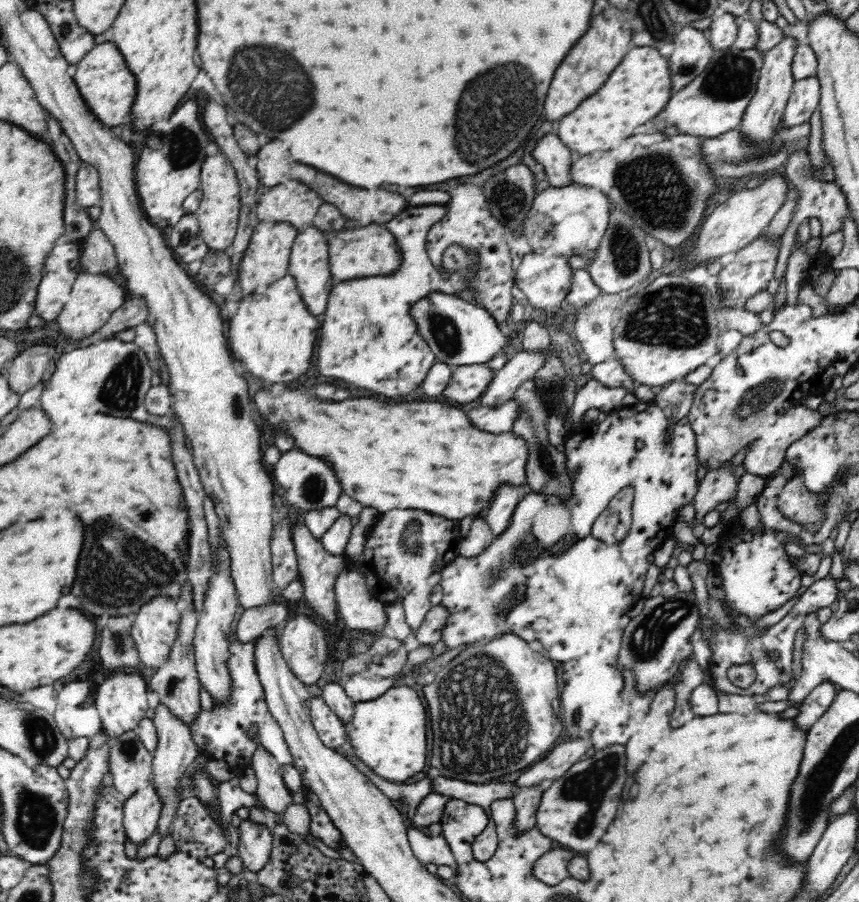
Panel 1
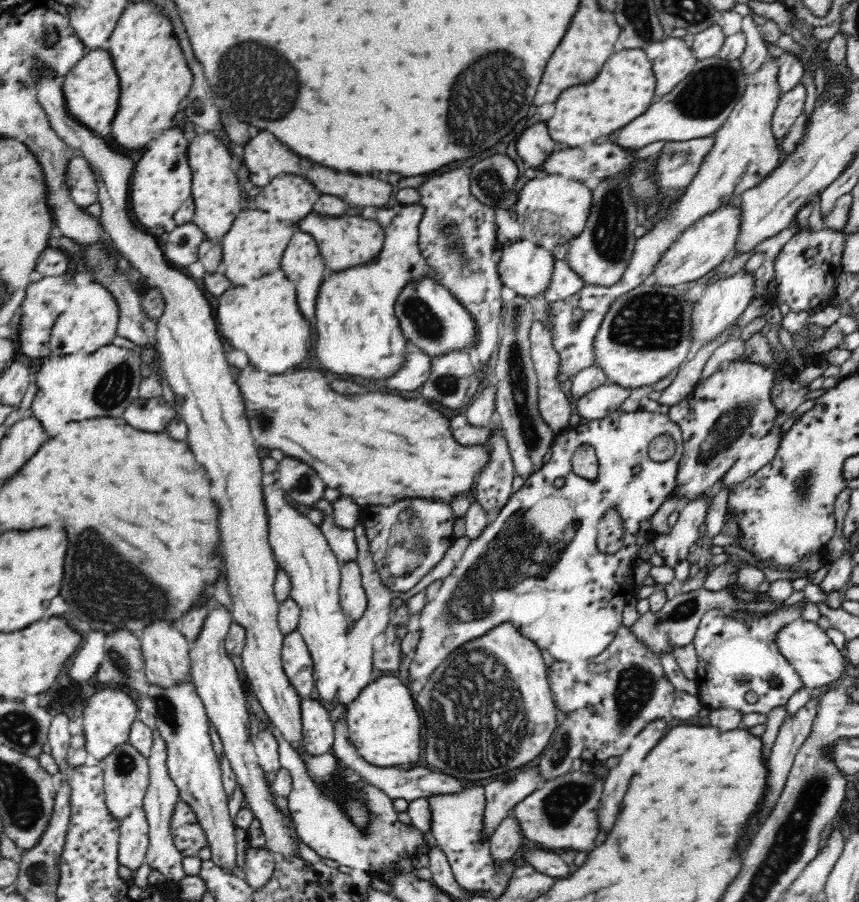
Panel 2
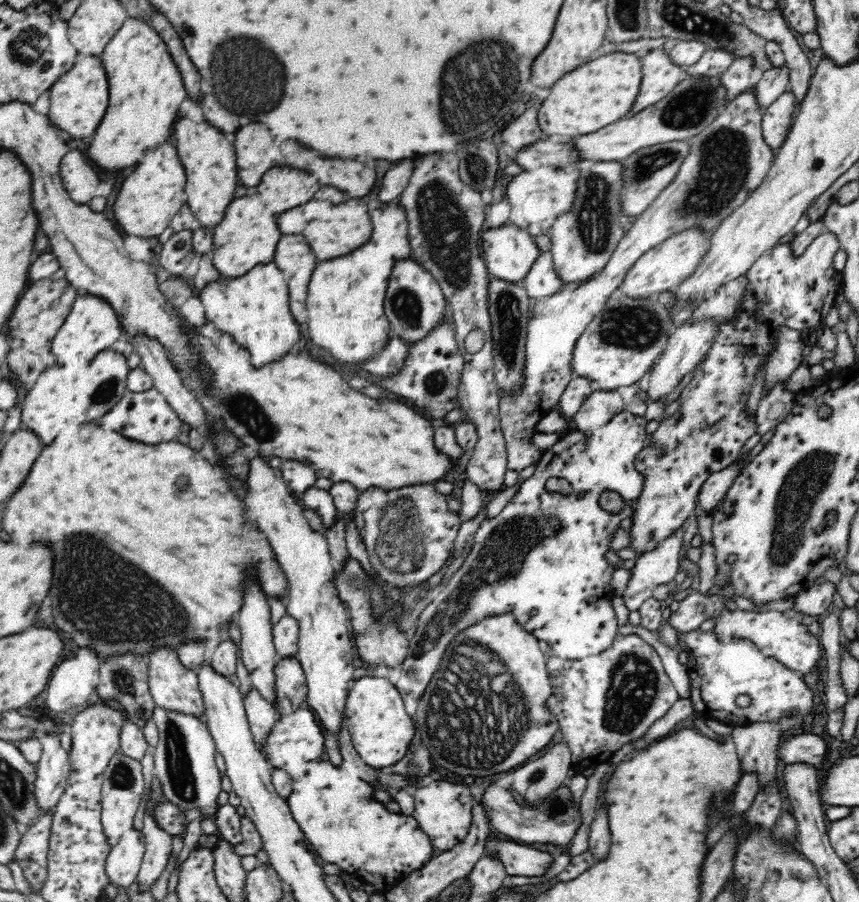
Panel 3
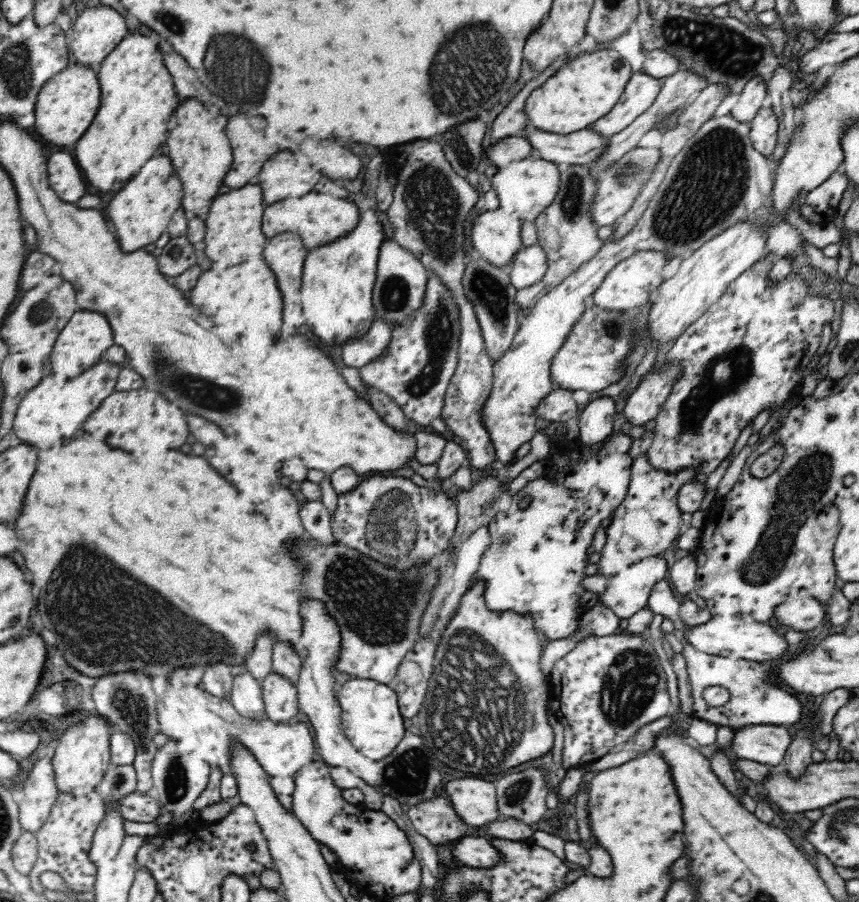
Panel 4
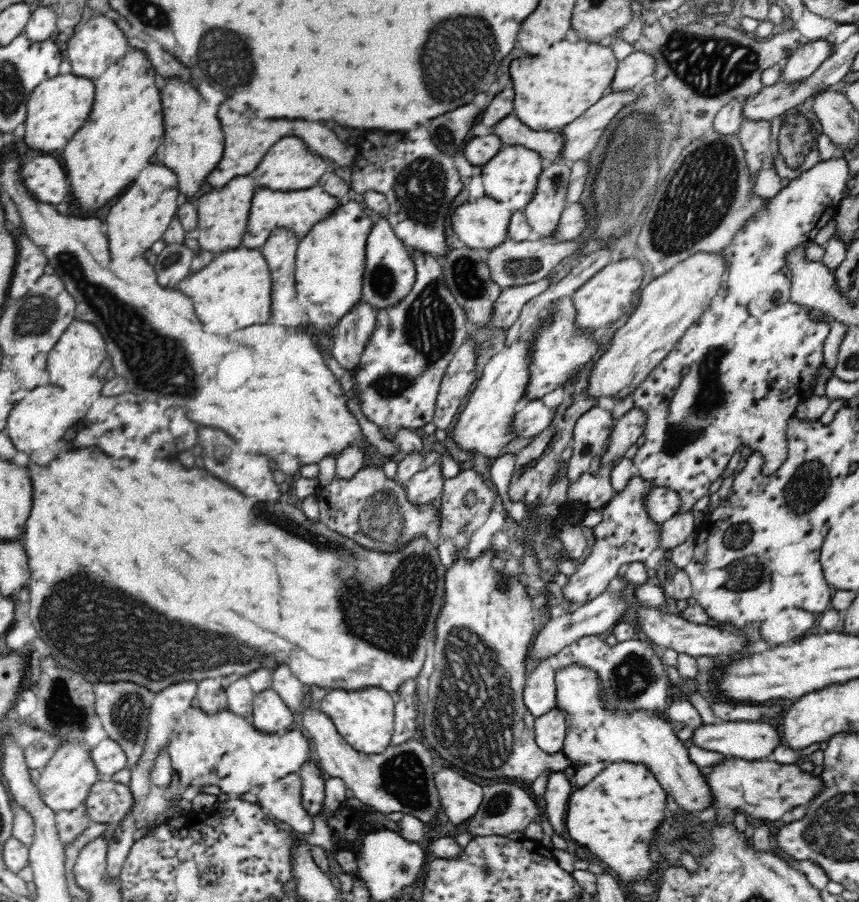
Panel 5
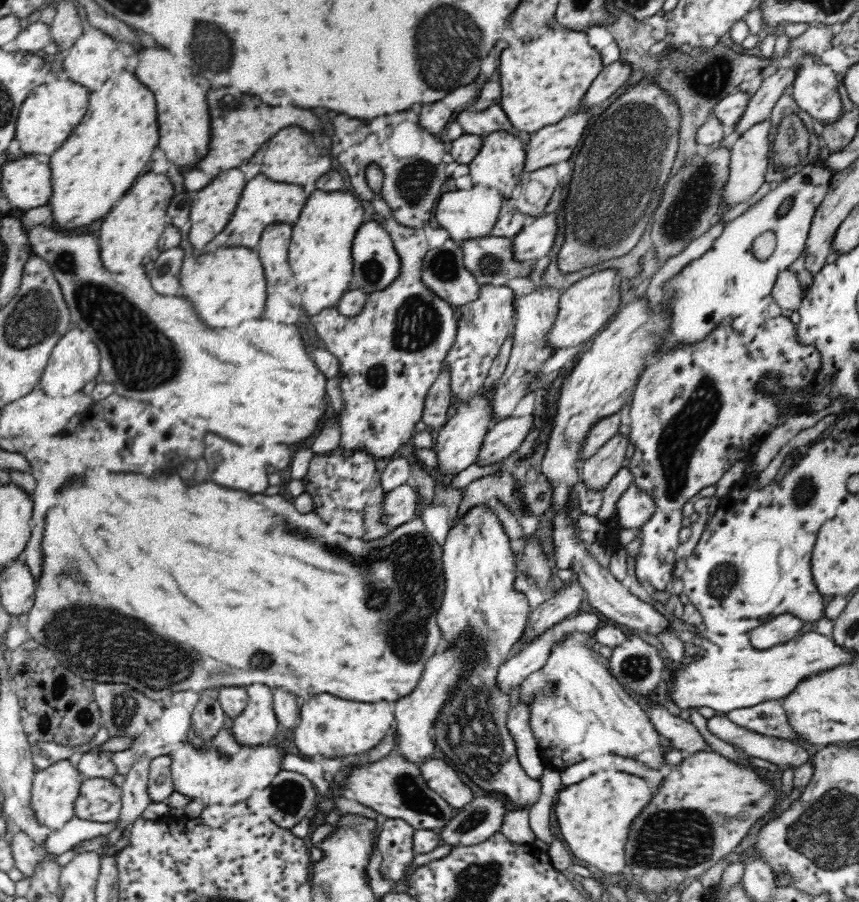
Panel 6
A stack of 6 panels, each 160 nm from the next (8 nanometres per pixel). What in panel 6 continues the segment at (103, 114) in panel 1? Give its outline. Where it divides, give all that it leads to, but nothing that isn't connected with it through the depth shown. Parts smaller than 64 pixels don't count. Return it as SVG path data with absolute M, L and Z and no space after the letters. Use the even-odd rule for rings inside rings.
M49 79L43 85L34 88L22 103L16 120L14 138L20 144L21 154L26 156L54 154L86 114L90 93L86 87L70 79Z

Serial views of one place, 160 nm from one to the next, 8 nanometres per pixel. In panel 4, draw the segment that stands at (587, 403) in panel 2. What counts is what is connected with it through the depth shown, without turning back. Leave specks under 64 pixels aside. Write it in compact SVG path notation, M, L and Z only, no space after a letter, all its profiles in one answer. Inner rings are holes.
M612 397L588 402L579 414L579 442L590 447L602 444L612 430L615 414Z

